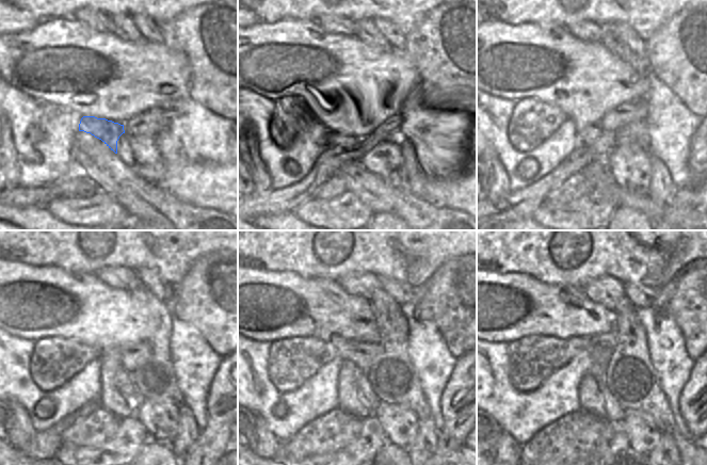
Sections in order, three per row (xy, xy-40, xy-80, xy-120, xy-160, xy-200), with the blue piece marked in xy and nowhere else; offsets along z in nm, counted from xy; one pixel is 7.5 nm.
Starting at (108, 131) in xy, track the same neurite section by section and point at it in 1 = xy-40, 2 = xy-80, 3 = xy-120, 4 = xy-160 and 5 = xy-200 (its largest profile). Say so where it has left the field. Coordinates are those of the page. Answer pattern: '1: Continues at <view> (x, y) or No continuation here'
1: Continues at xy-40 (351, 140)
2: Continues at xy-80 (594, 143)
3: Continues at xy-120 (124, 383)
4: Continues at xy-160 (370, 400)
5: Continues at xy-200 (614, 412)

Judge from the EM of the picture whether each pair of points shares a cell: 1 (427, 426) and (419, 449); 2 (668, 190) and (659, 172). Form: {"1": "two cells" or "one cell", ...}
{"1": "one cell", "2": "one cell"}

